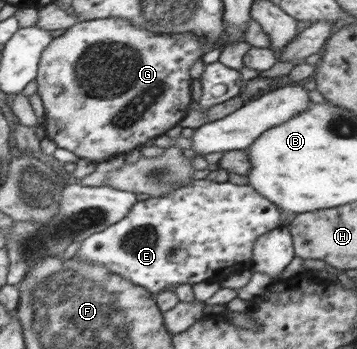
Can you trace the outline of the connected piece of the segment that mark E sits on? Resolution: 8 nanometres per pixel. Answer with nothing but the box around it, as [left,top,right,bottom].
[76,179,282,296]

